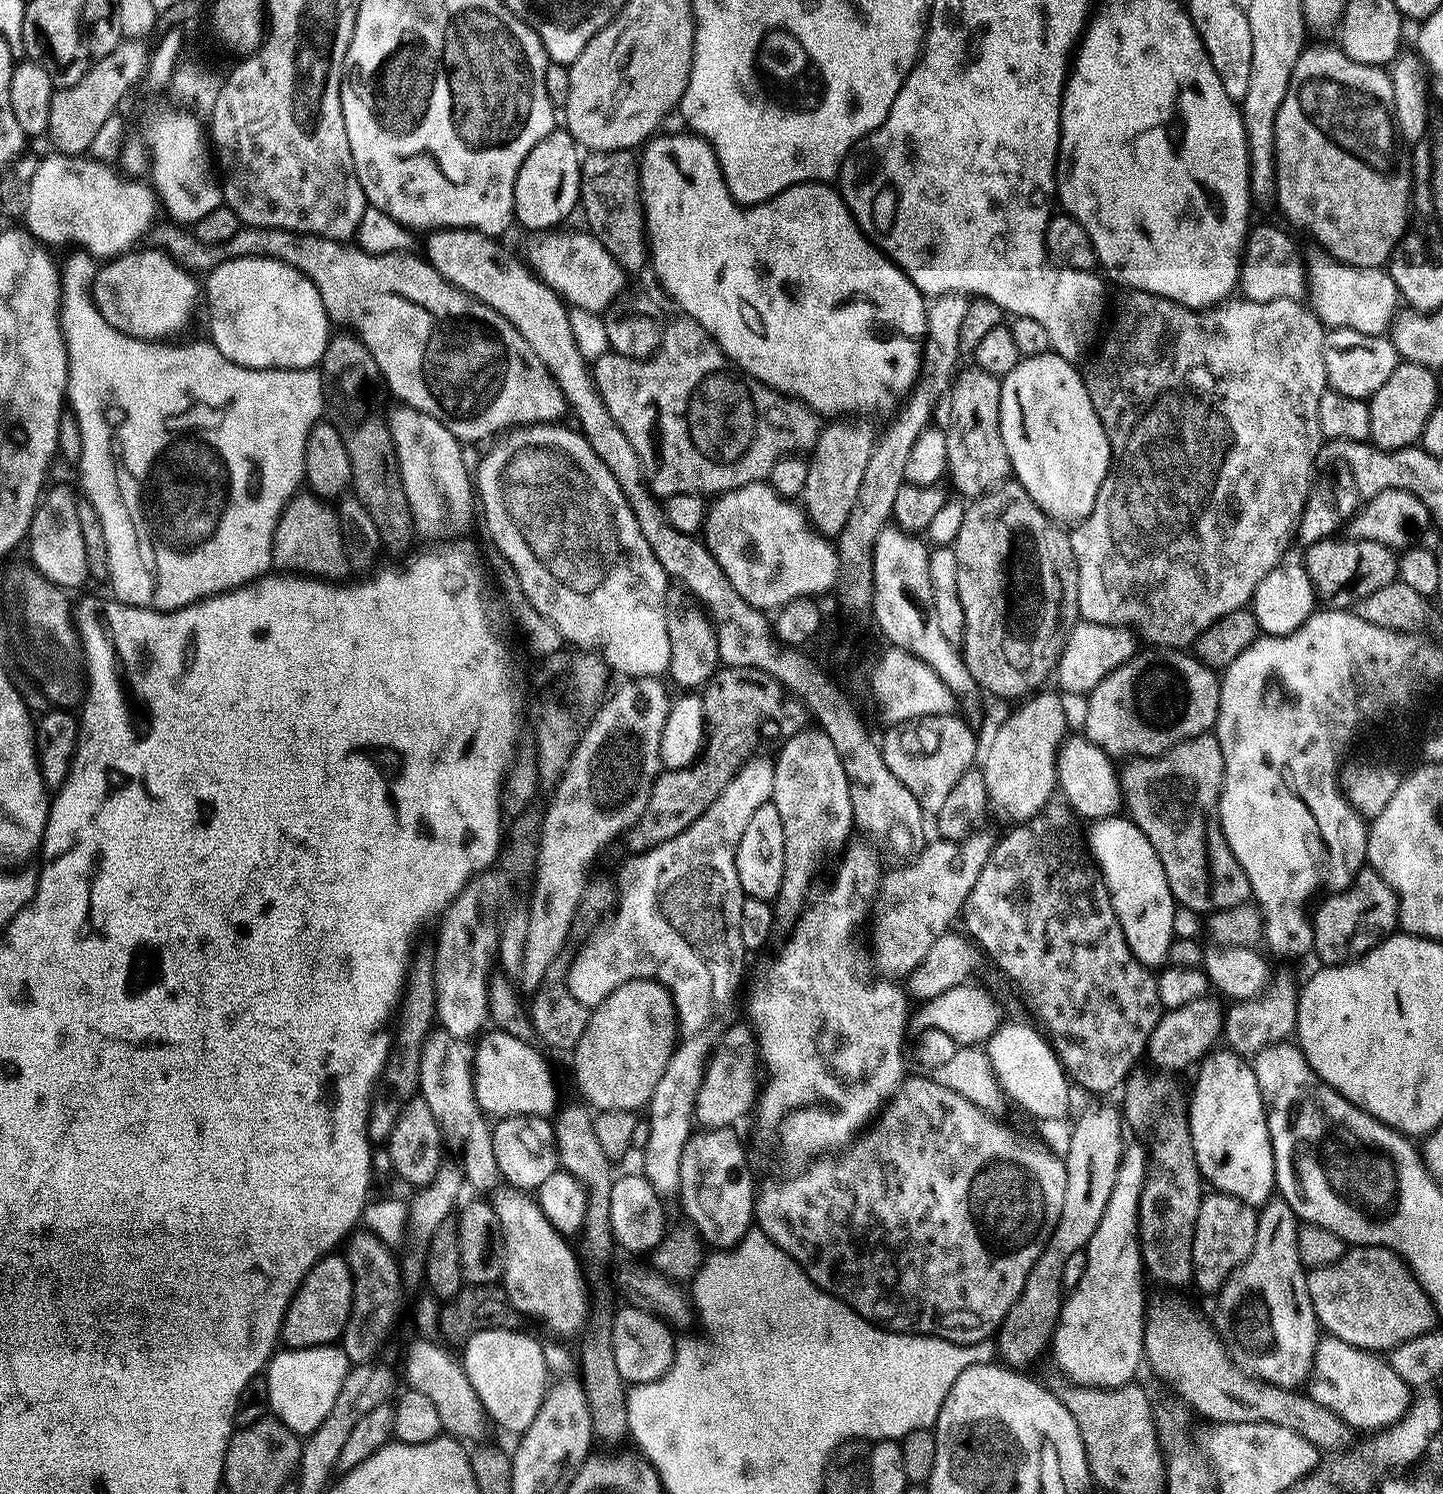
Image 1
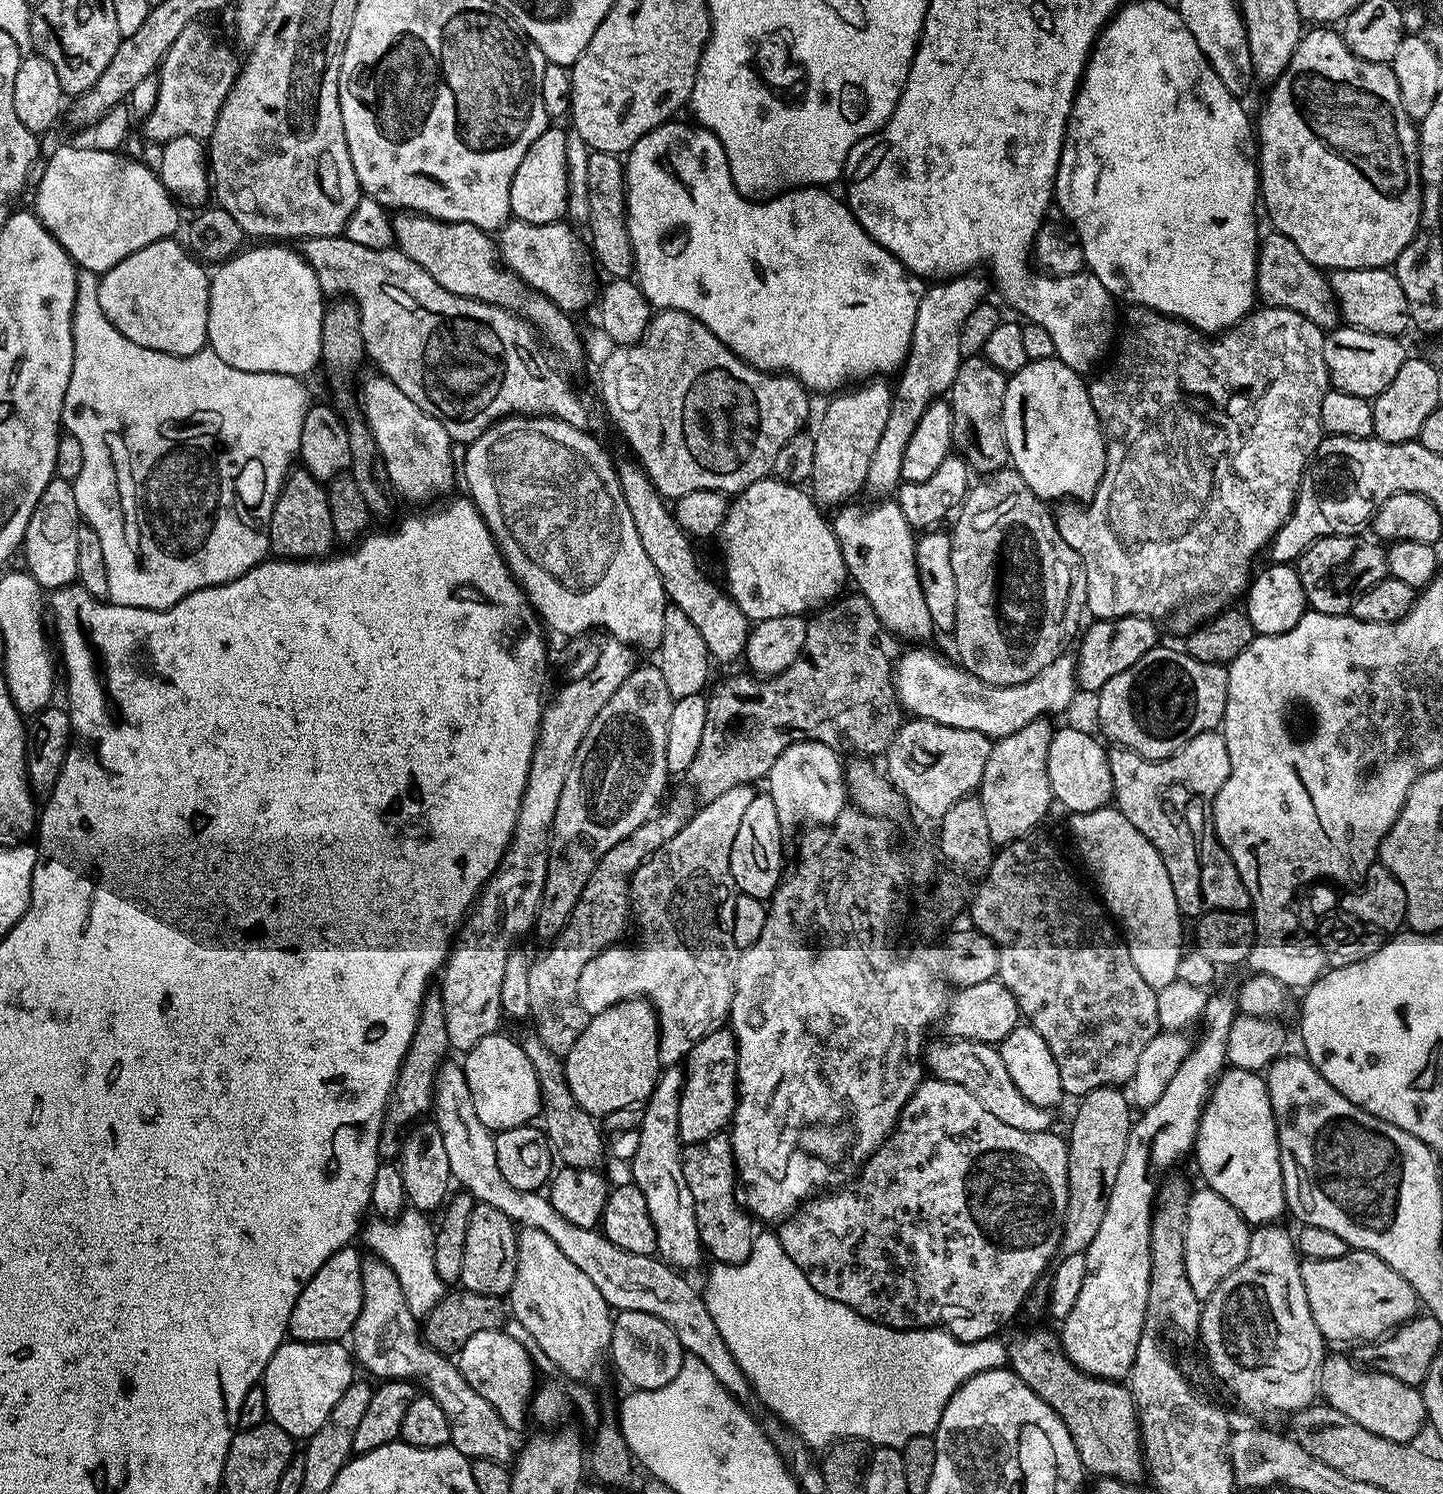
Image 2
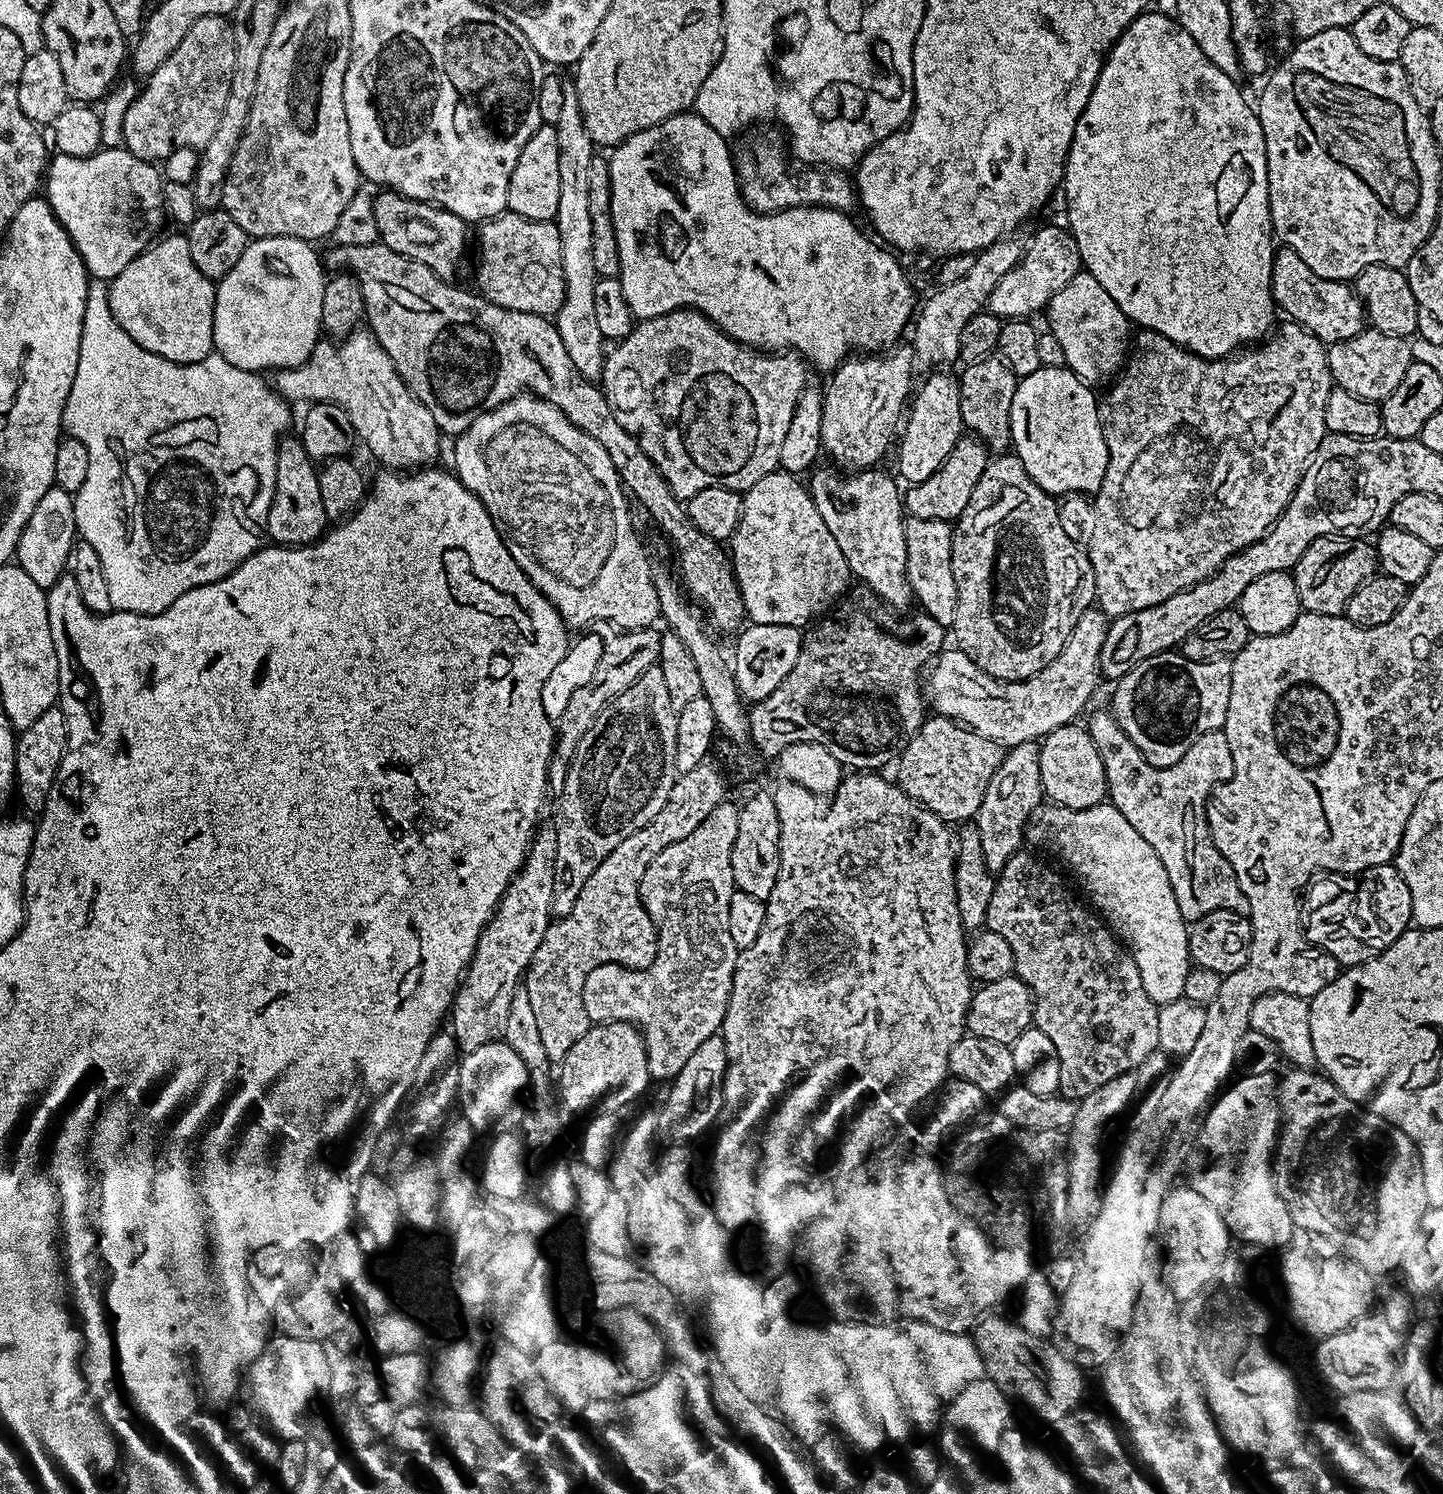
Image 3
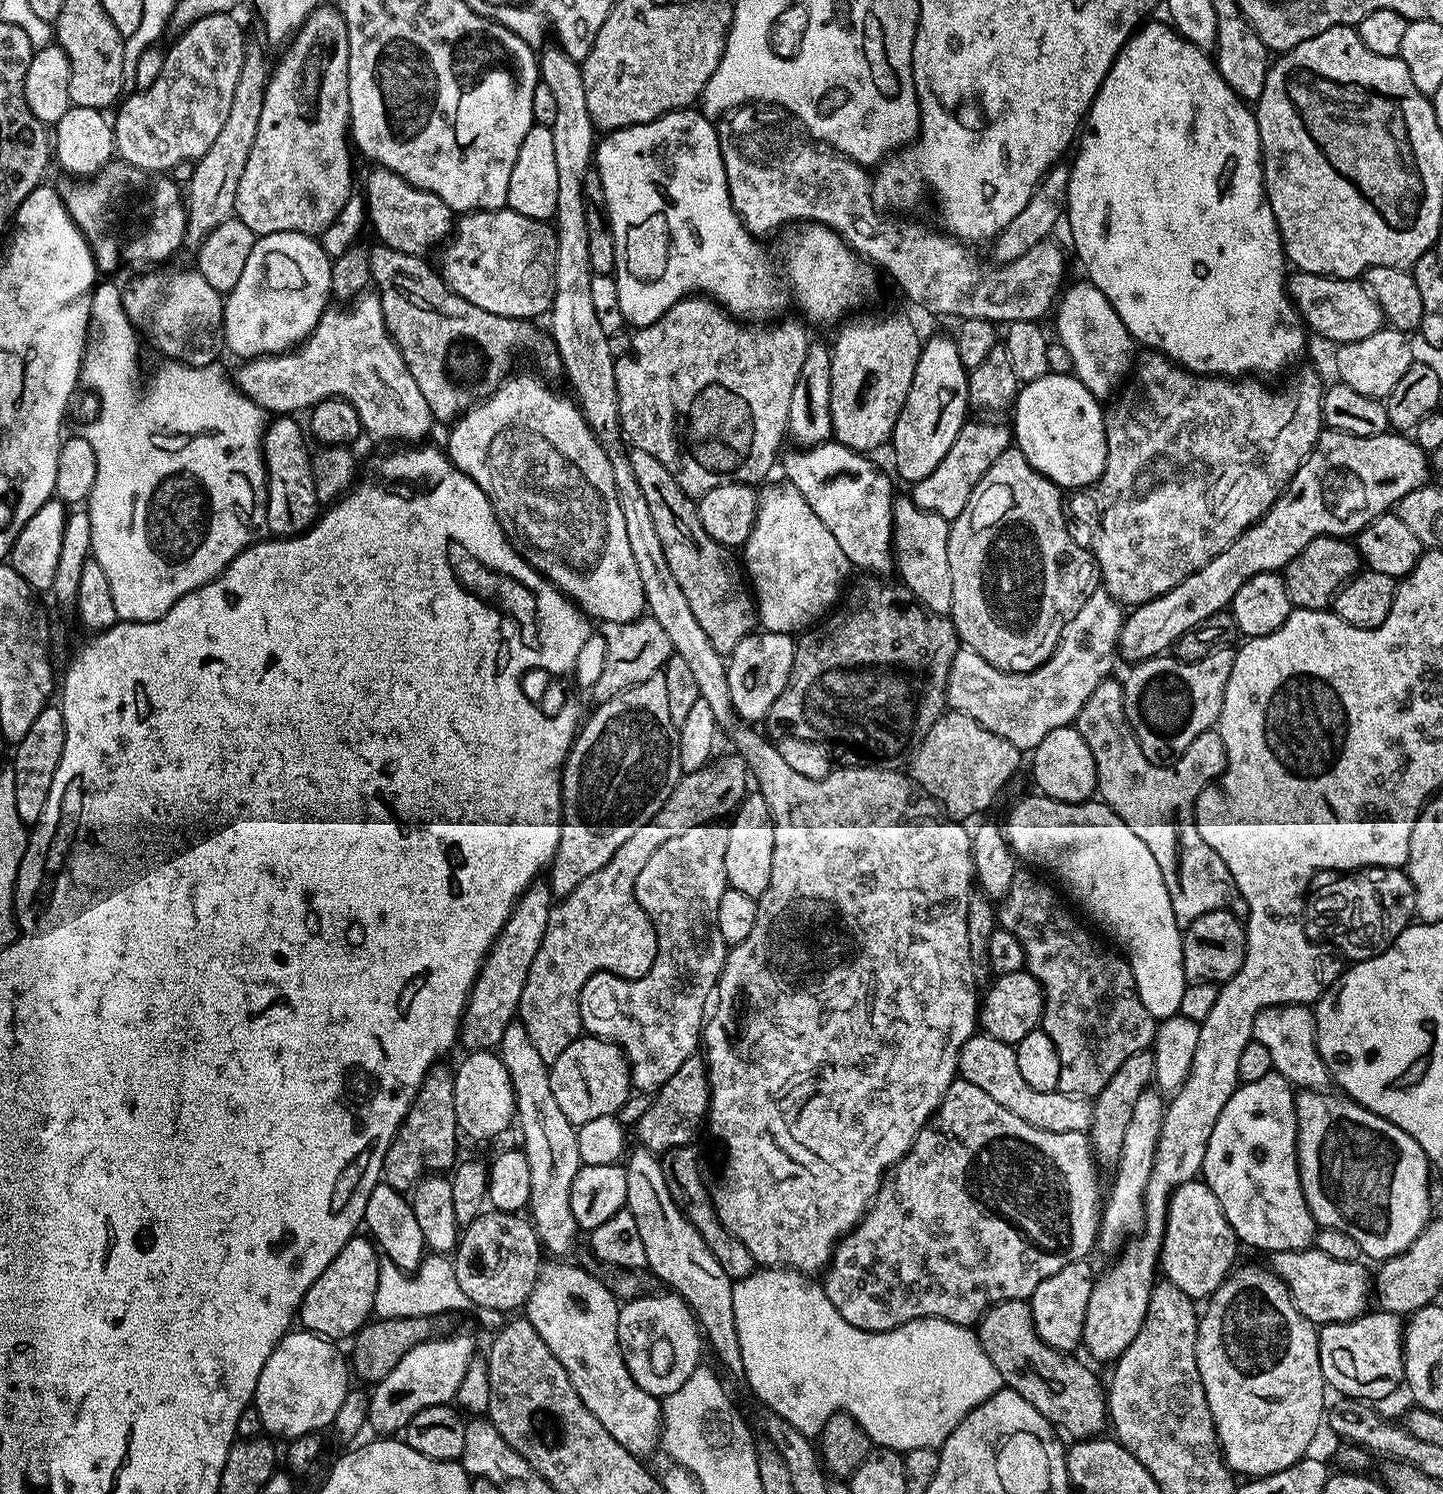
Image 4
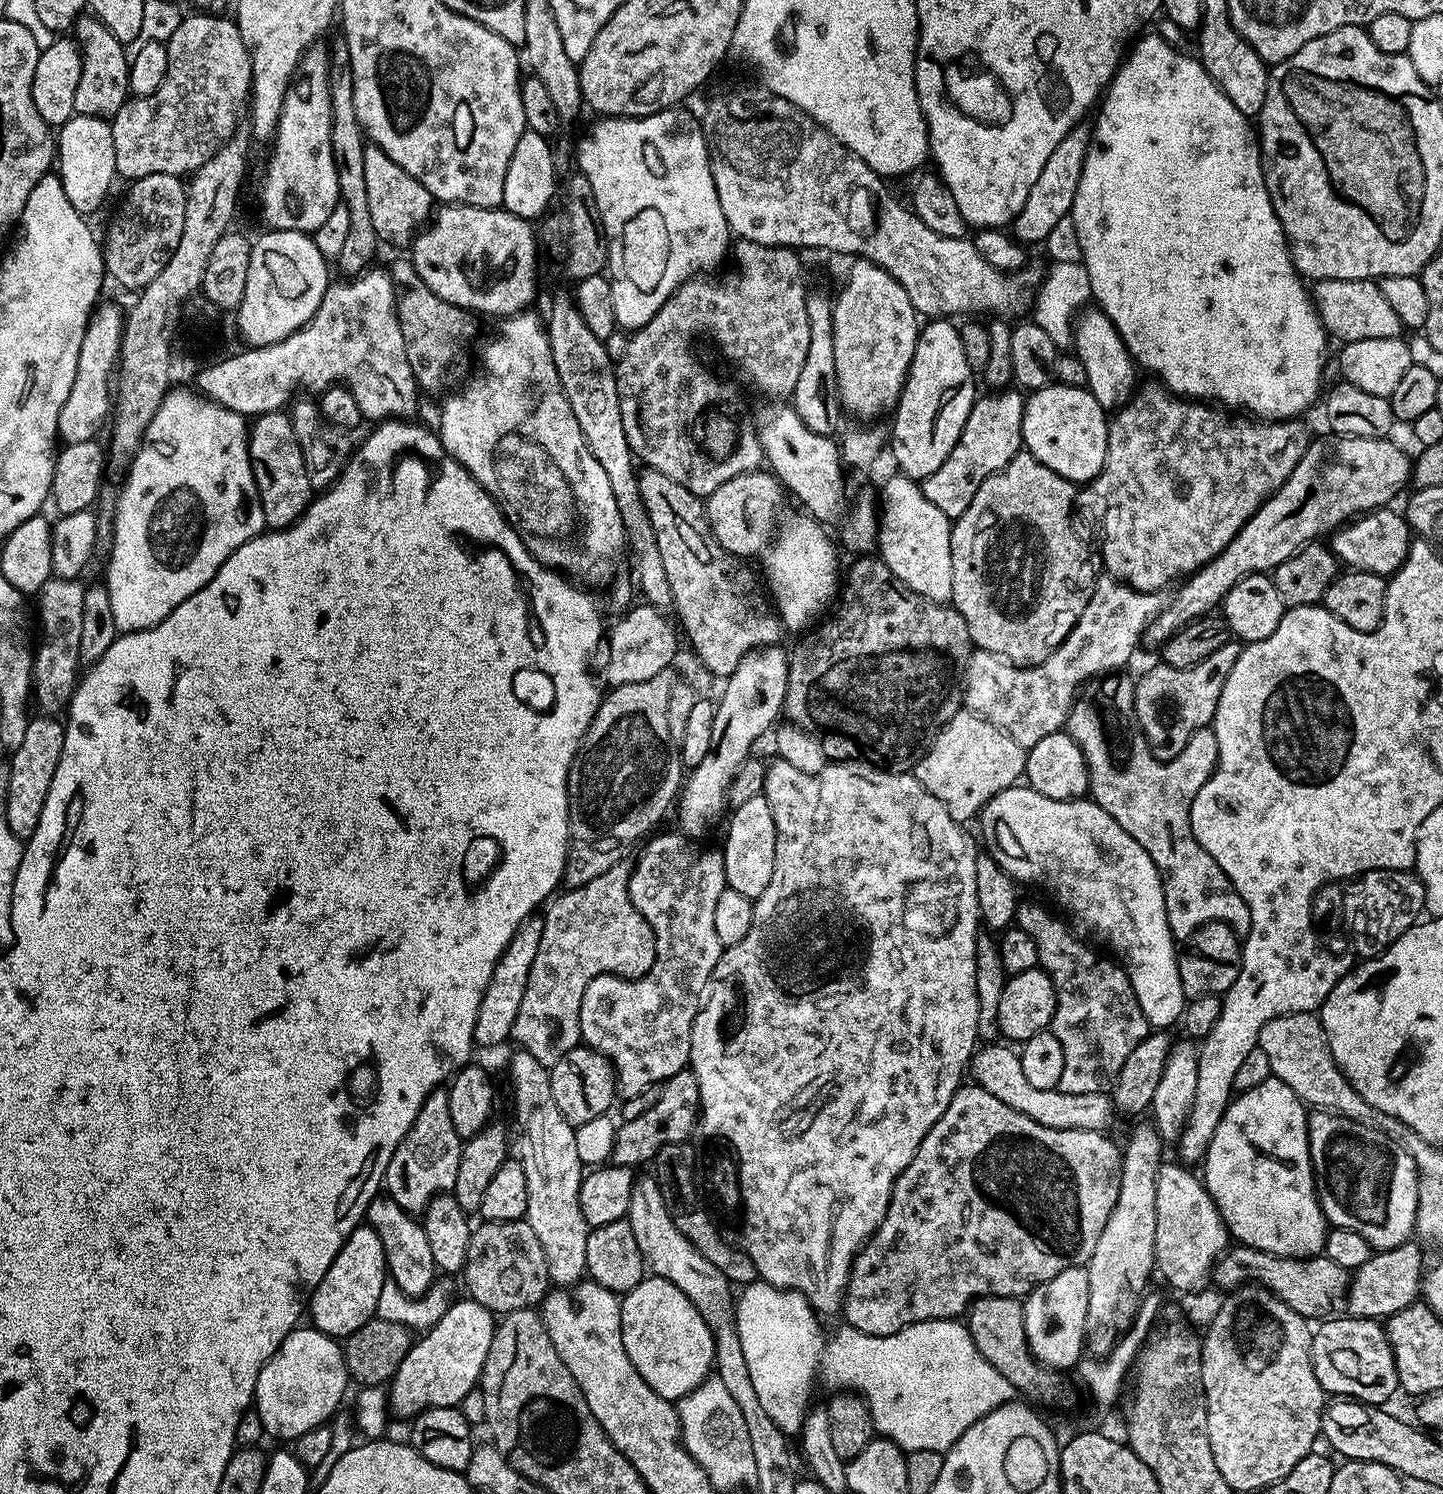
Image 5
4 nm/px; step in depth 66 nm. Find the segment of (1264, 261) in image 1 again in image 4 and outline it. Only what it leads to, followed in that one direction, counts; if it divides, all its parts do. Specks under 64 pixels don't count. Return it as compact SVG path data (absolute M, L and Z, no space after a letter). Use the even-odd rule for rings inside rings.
M1296 270L1287 277L1286 287L1288 299L1300 313L1301 321L1322 339L1333 340L1333 345L1362 342L1362 338L1370 338L1370 334L1385 327L1386 321L1378 302L1359 279L1339 280L1337 276L1319 276Z

